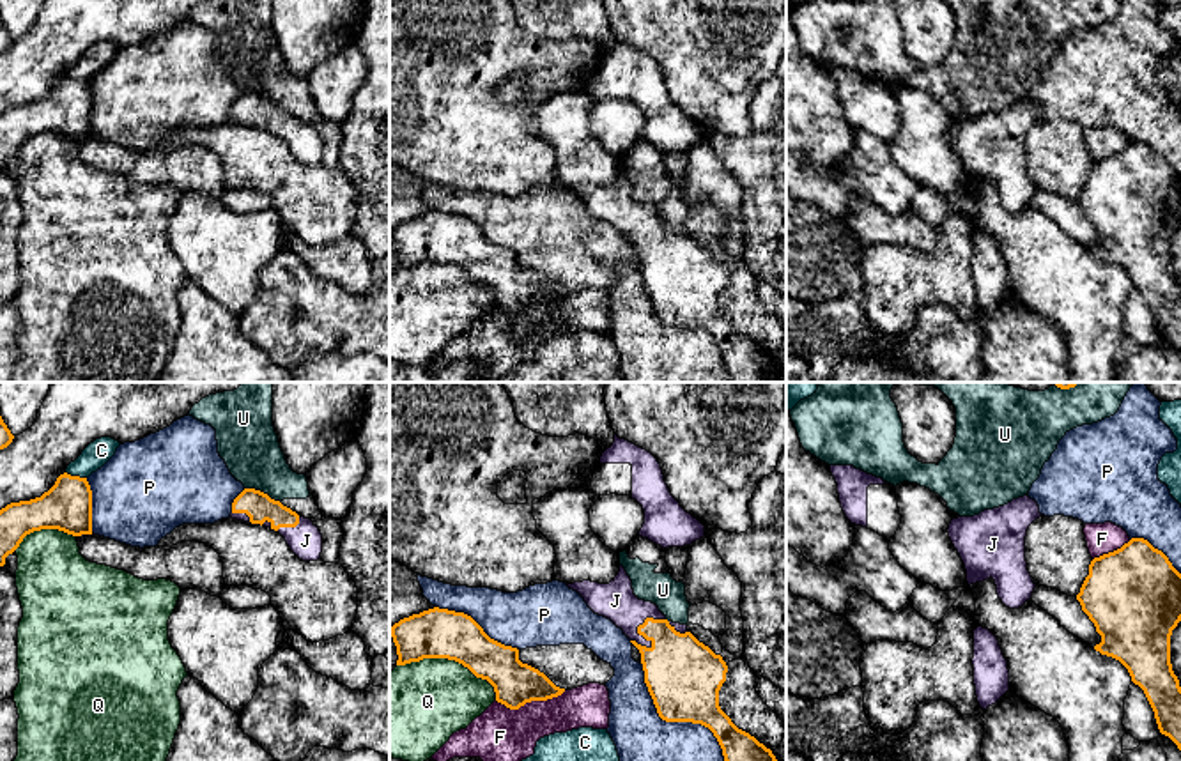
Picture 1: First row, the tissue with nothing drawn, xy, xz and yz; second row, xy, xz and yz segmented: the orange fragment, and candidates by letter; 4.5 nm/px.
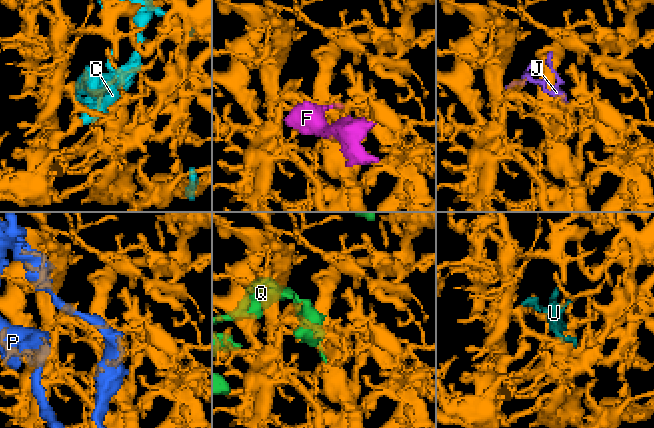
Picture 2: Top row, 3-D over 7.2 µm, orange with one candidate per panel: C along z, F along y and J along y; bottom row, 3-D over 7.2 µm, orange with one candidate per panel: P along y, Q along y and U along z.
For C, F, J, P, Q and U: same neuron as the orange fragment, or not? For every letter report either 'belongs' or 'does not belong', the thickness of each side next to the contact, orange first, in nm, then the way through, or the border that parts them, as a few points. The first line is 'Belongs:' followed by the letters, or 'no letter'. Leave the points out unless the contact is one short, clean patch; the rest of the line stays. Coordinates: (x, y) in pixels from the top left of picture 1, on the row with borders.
Belongs: J
C: does not belong | 220/110 nm
F: does not belong | 200/240 nm
J: belongs | 320/170 nm
P: does not belong | 340/240 nm
Q: does not belong | 220/380 nm
U: does not belong | 140/280 nm

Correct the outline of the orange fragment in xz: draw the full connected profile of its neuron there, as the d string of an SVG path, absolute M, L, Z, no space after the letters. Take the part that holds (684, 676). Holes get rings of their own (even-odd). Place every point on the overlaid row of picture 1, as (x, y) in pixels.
M621 565L618 575L609 584L583 580L567 586L577 591L595 614L611 619L621 628L639 650L645 683L662 720L692 722L708 727L722 749L724 761L777 761L770 749L738 729L721 710L719 690L728 673L722 657L699 642L687 630L687 625L668 621L655 603L639 600Z

